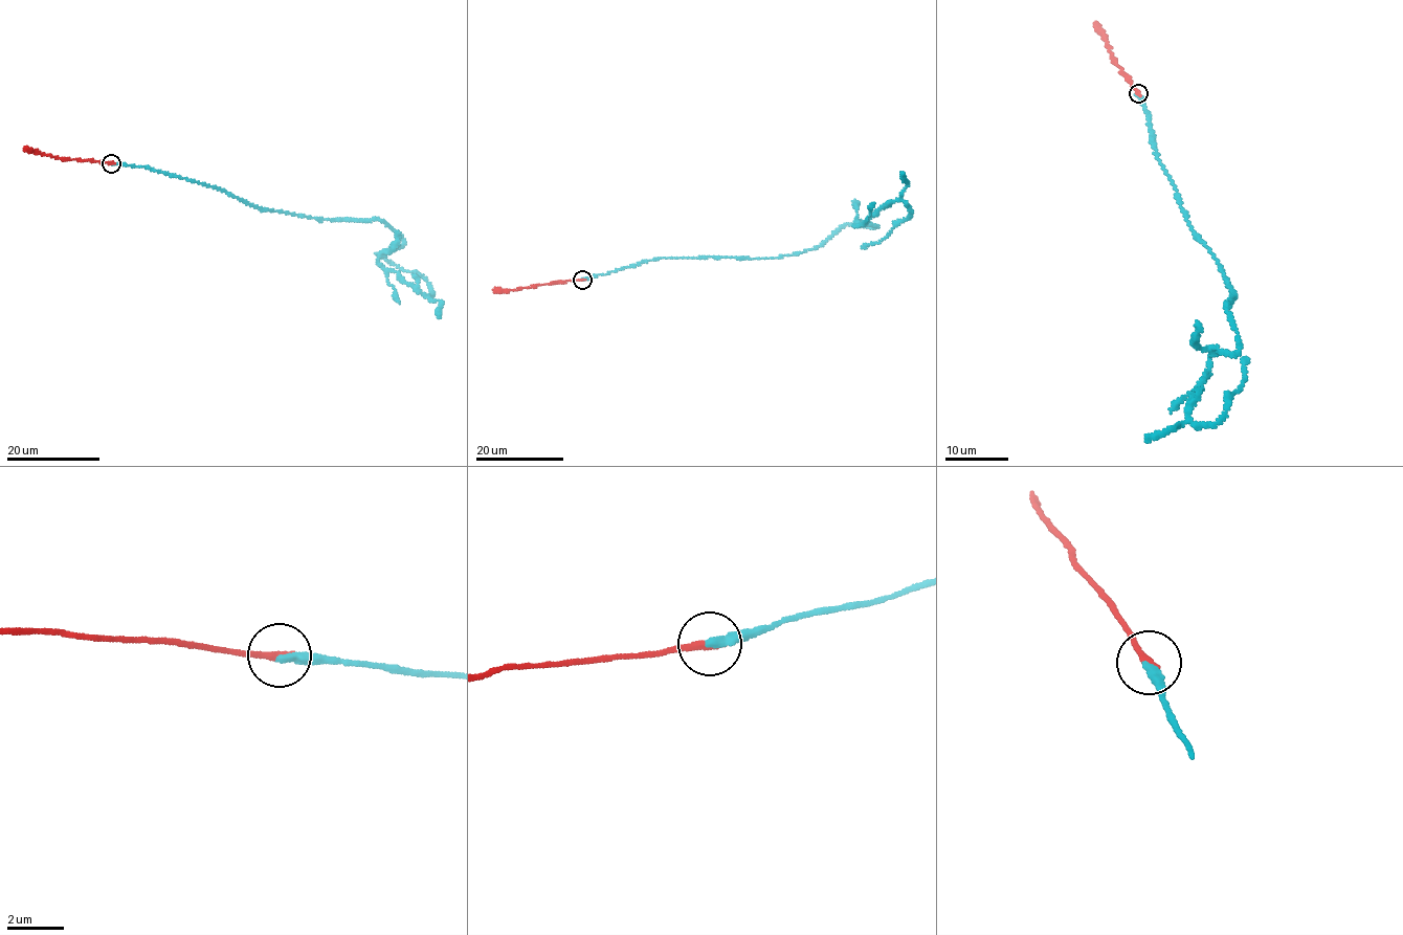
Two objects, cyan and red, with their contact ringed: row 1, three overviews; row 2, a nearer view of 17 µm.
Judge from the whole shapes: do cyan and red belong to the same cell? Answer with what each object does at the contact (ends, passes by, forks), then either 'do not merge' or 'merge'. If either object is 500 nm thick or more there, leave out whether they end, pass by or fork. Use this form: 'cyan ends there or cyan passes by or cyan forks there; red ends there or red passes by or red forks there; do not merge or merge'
cyan ends there; red ends there; merge

